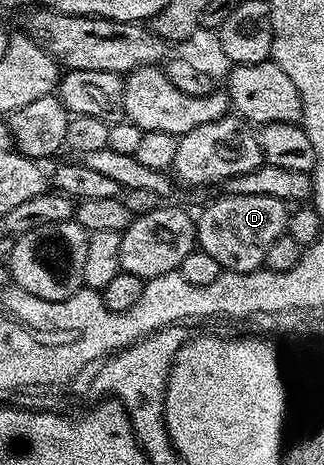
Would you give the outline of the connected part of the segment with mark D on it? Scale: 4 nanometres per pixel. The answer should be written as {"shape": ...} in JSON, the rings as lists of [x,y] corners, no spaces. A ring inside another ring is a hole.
{"shape":[[[220,195],[200,214],[196,214],[197,245],[221,269],[230,269],[233,273],[253,273],[265,264],[265,256],[275,239],[286,236],[290,210],[286,202],[271,195]]]}

